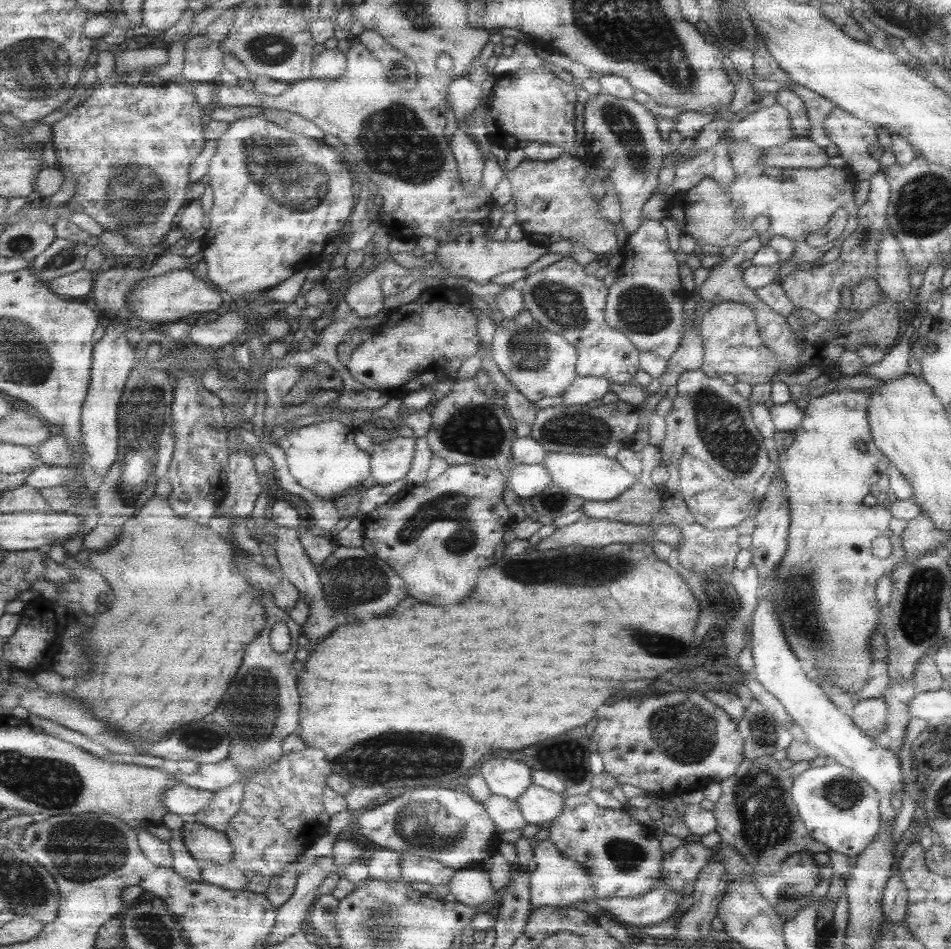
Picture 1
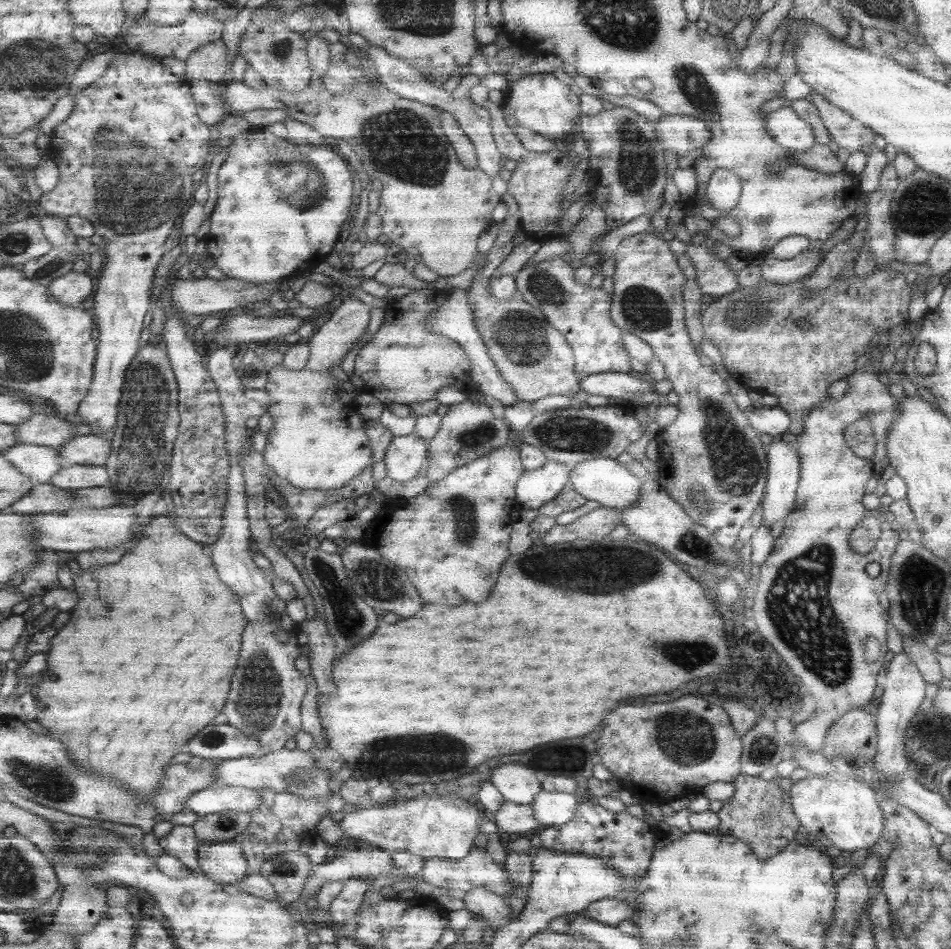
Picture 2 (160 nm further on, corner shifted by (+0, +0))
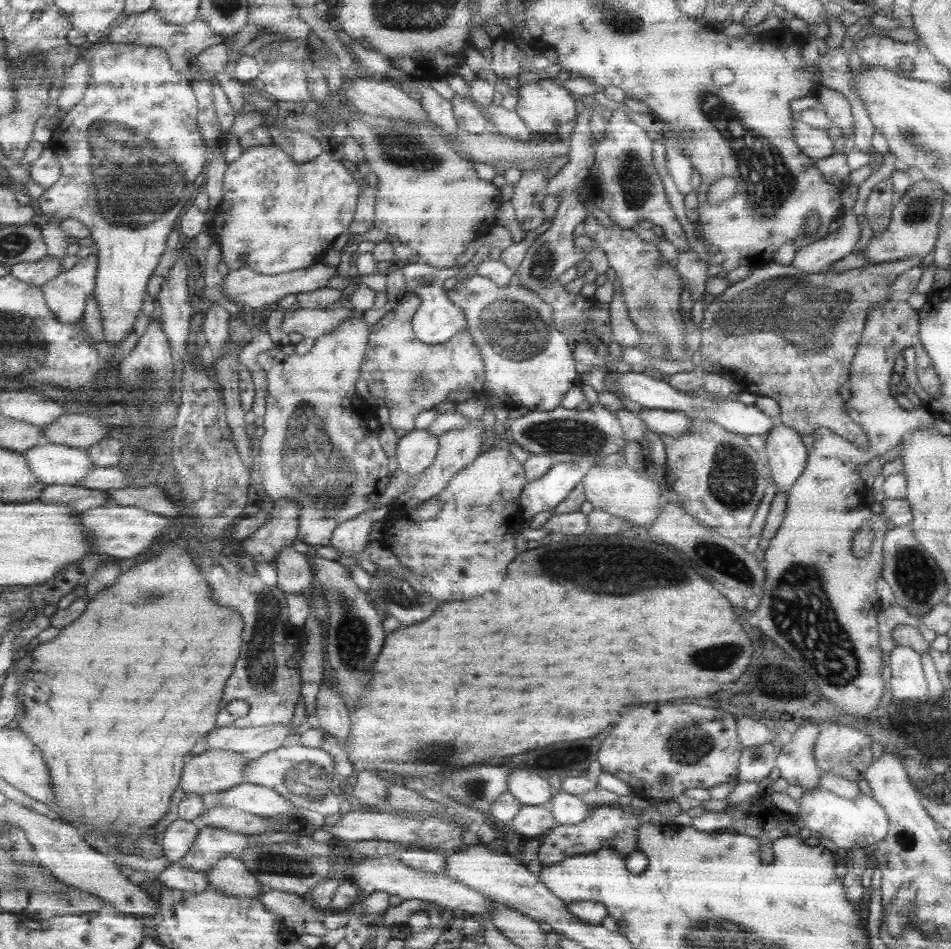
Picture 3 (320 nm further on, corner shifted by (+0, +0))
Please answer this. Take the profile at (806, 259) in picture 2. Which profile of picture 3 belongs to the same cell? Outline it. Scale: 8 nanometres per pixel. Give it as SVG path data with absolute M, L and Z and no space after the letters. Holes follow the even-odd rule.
M851 210L843 211L841 213L843 222L836 231L826 235L820 240L814 241L813 243L807 244L801 248L798 248L793 255L791 266L794 269L800 270L804 273L821 273L830 272L829 266L836 260L843 258L849 252L853 253L855 244L860 238L860 227L861 225L855 220L855 215Z

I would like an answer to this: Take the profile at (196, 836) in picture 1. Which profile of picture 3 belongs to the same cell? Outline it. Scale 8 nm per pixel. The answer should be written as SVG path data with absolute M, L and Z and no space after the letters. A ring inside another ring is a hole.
M225 857L210 872L208 879L213 888L229 896L259 898L263 885L239 857Z

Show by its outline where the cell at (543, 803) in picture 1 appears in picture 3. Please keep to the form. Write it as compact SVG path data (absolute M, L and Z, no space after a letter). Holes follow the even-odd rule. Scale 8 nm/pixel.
M565 791L553 792L550 801L545 805L557 825L573 825L589 816L593 806L583 803L581 798Z

